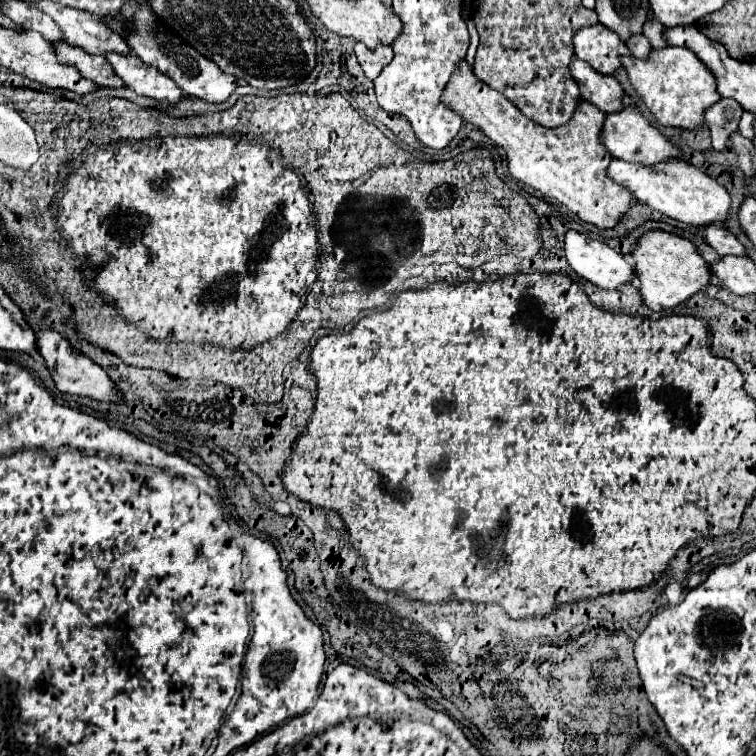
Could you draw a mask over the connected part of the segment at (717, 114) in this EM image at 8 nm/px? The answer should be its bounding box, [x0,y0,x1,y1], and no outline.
[705,98,743,152]

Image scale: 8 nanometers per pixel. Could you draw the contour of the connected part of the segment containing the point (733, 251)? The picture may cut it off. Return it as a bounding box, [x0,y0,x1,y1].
[705,226,747,256]

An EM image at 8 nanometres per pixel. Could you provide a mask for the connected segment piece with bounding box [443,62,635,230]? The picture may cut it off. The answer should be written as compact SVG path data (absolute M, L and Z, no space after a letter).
M461 62L449 80L443 92L443 102L507 152L509 172L513 178L529 184L549 198L559 200L567 208L575 208L573 214L577 214L583 222L601 230L615 228L633 206L633 194L627 188L621 188L621 184L611 180L607 174L611 156L599 142L605 114L599 108L593 108L593 104L583 100L565 126L543 128L521 114L515 104L501 96L501 92L477 80L467 62Z

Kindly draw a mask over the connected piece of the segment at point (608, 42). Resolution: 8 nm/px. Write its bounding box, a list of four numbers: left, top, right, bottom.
[573,24,631,76]

